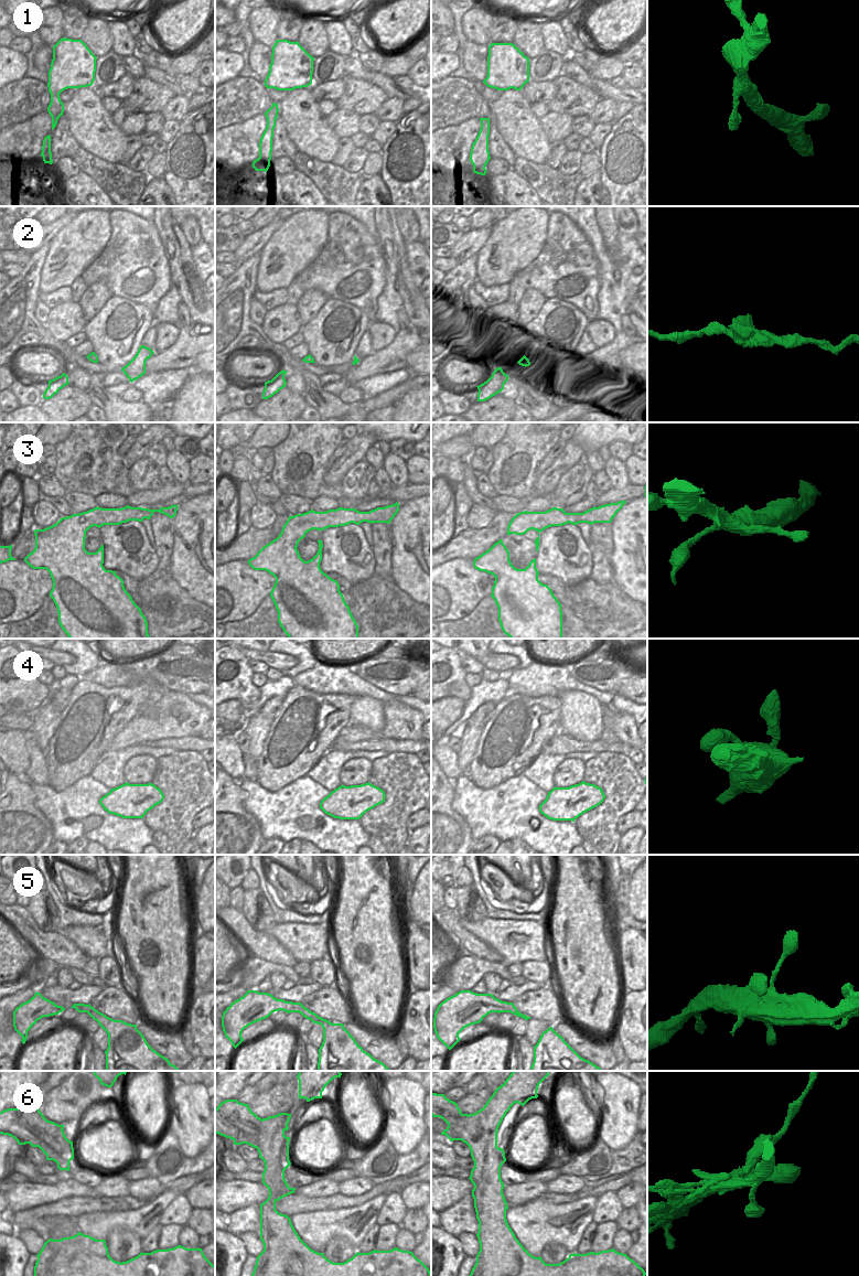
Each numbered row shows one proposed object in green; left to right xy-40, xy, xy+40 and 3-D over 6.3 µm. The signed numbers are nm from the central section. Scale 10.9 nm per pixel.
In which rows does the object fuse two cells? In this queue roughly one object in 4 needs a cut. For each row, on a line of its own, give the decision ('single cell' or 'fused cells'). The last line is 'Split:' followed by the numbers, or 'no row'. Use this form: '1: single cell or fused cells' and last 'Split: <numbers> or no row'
1: single cell
2: single cell
3: single cell
4: single cell
5: single cell
6: fused cells
Split: 6

